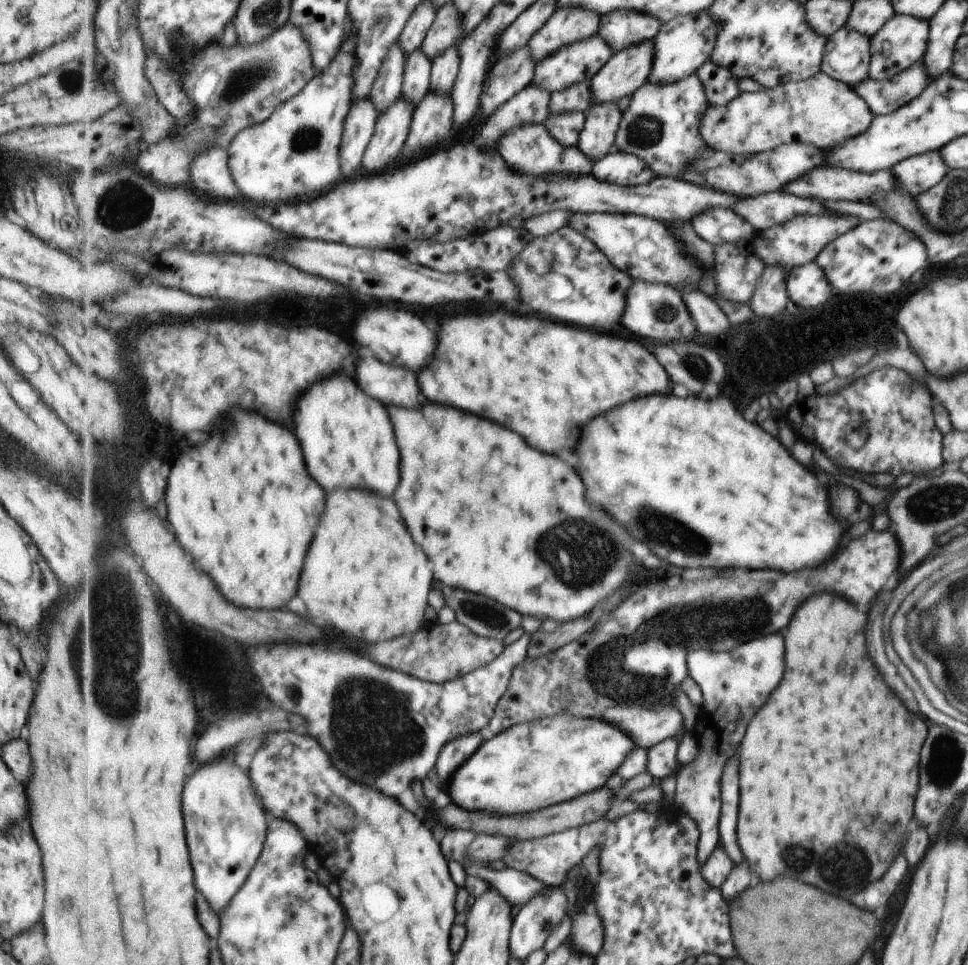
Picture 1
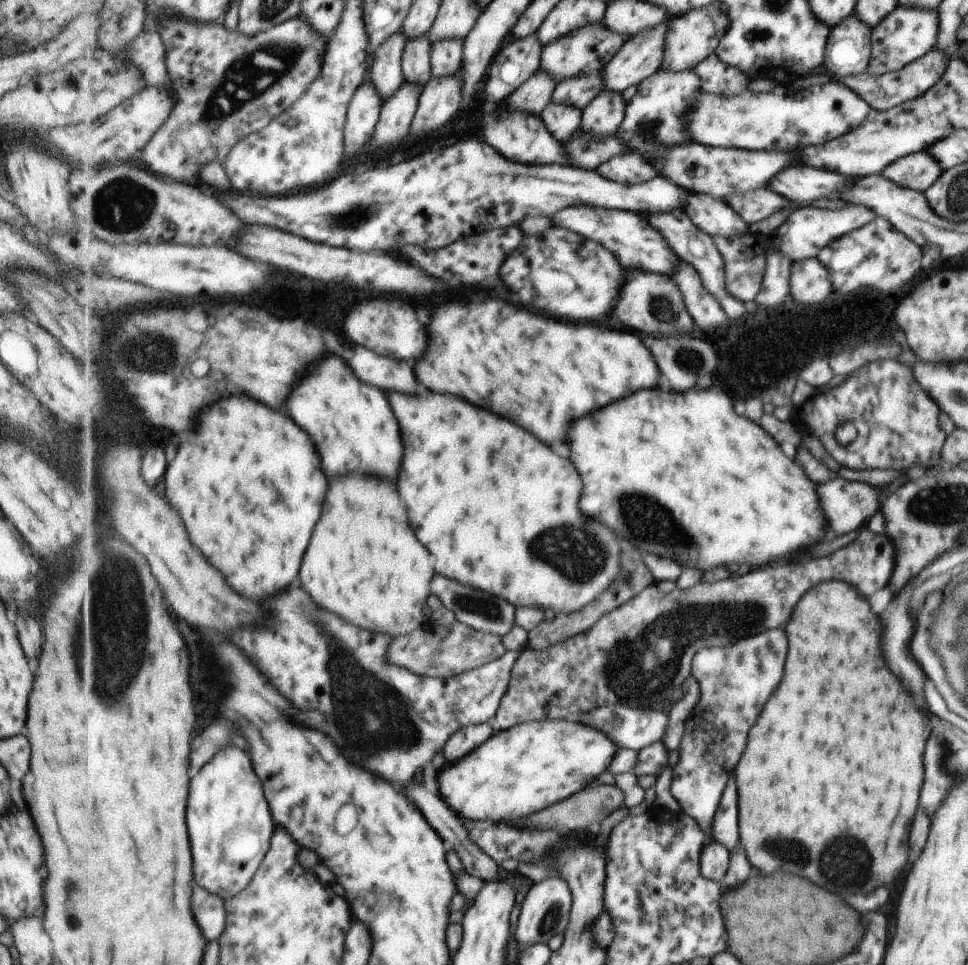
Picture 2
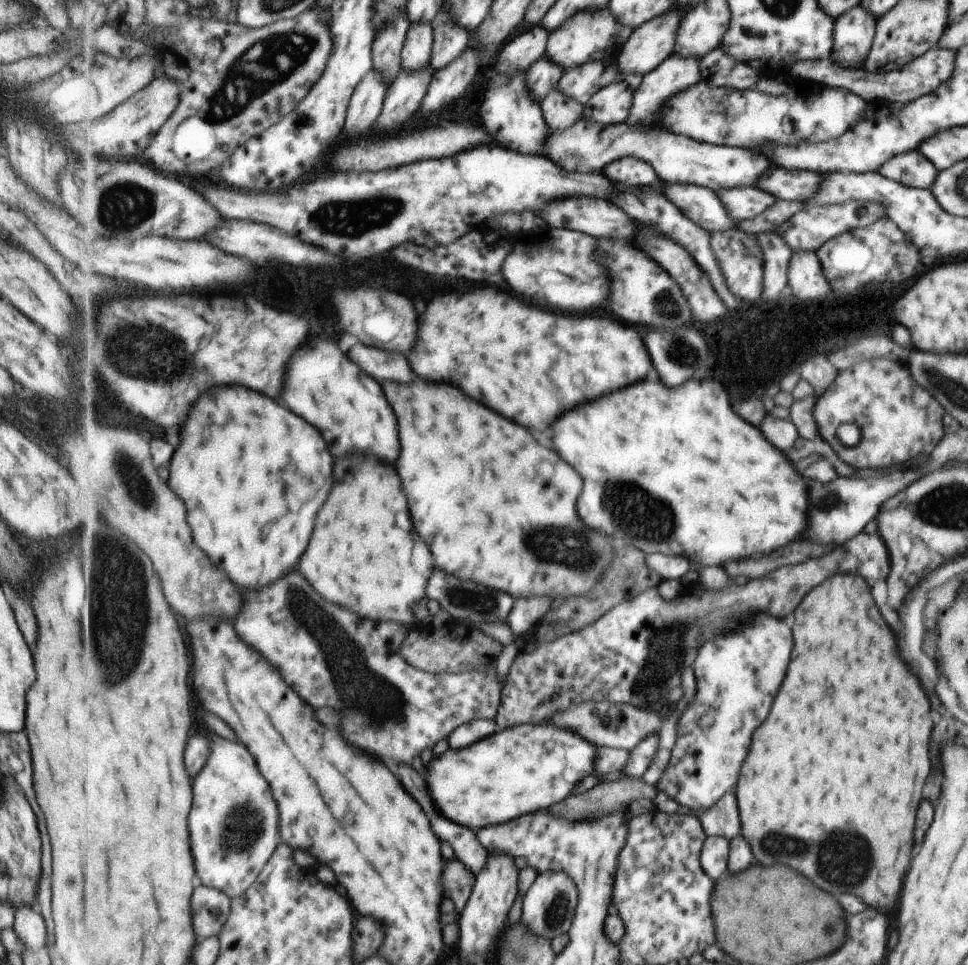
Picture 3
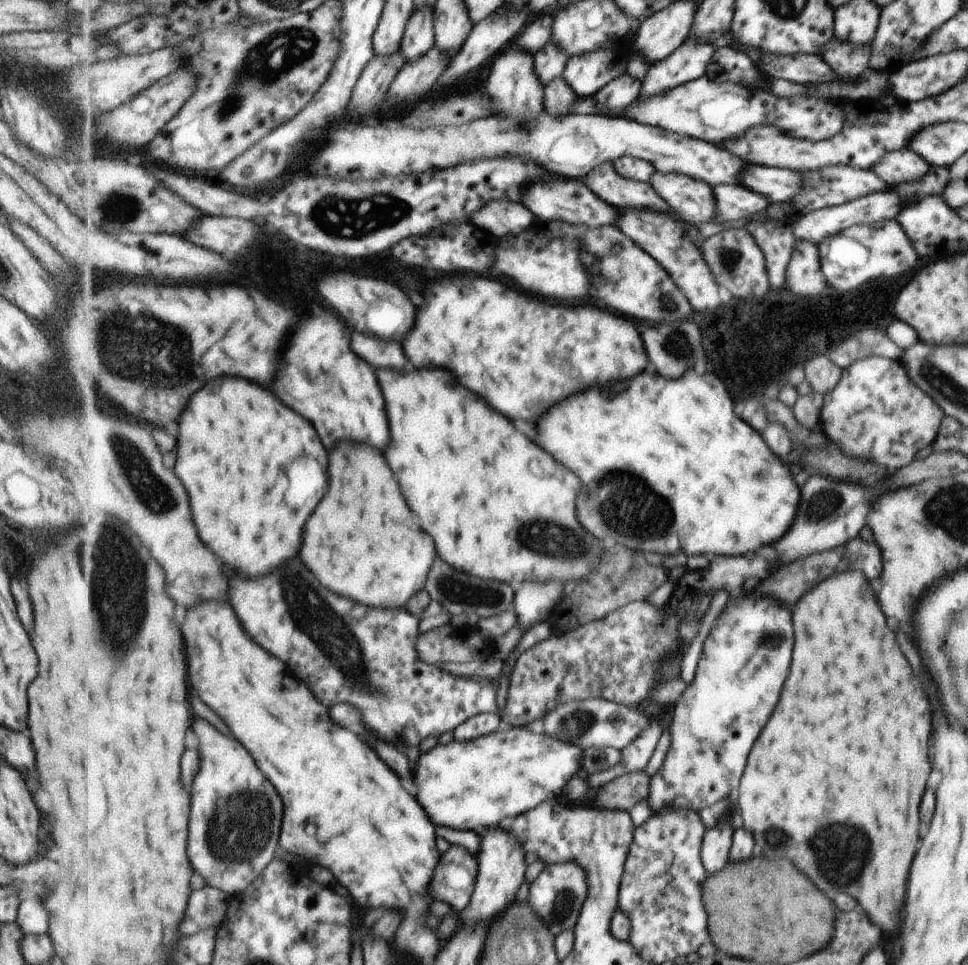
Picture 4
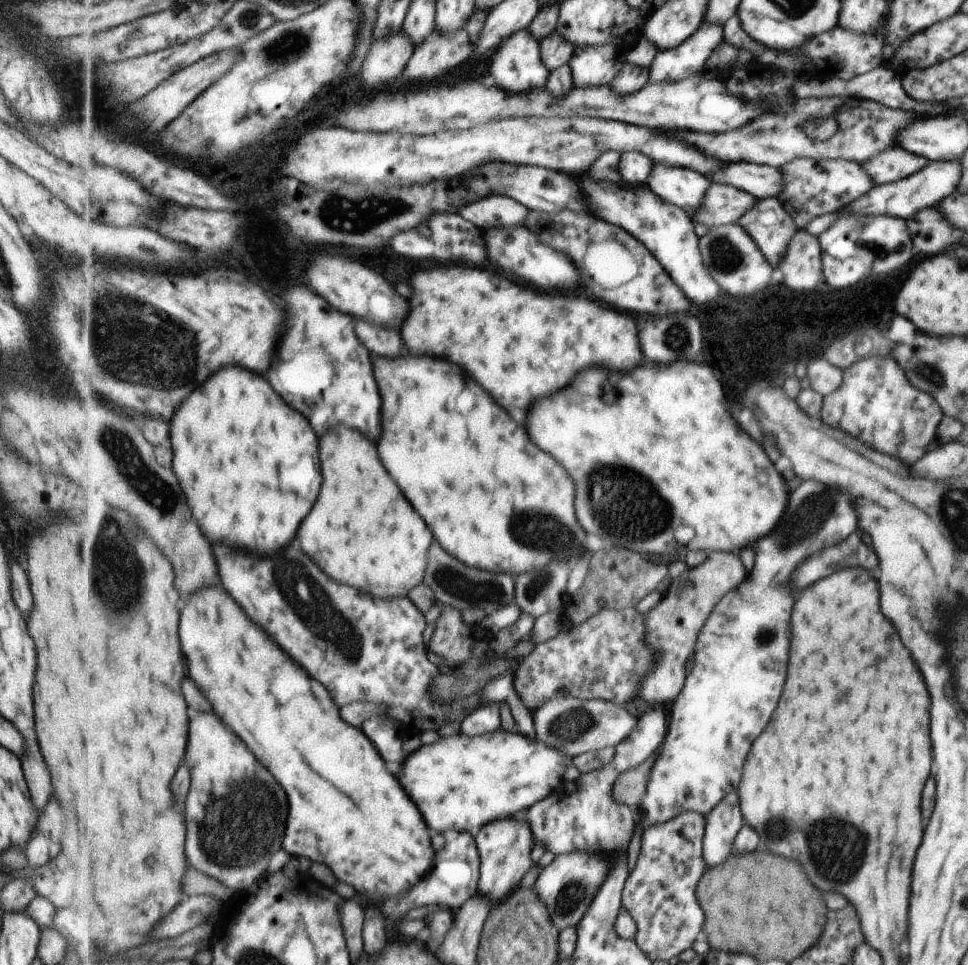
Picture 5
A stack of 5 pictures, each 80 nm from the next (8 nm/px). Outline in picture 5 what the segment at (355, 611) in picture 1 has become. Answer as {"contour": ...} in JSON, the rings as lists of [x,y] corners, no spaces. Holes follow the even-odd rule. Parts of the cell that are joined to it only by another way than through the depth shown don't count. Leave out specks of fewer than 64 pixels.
{"contour":[[[333,426],[327,430],[327,434],[323,436],[323,446],[321,446],[321,454],[323,454],[323,490],[319,494],[319,502],[315,502],[315,510],[311,510],[311,514],[307,516],[307,522],[303,522],[303,530],[299,530],[299,542],[303,546],[303,550],[335,580],[351,584],[355,588],[361,588],[373,596],[379,598],[393,598],[393,596],[405,596],[411,588],[415,588],[419,582],[424,582],[425,568],[429,565],[429,546],[433,542],[433,530],[429,528],[429,524],[423,520],[423,516],[419,516],[419,512],[413,508],[413,504],[405,498],[405,494],[401,492],[401,488],[397,486],[397,482],[391,478],[391,474],[387,472],[387,468],[383,466],[381,458],[379,458],[379,450],[377,444],[371,442],[369,438],[365,438],[361,432],[351,430],[347,426]]]}

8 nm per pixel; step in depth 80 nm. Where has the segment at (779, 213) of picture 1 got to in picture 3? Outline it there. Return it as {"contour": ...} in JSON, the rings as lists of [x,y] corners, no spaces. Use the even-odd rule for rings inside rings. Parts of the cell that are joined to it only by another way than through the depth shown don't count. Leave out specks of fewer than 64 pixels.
{"contour":[[[755,186],[723,189],[717,192],[735,221],[749,220],[769,208],[775,198]]]}

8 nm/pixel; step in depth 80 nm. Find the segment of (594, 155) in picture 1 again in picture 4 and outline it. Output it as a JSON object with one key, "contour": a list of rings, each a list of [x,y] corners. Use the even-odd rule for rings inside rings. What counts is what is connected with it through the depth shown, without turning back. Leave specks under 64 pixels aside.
{"contour":[[[623,74],[621,78],[616,78],[602,88],[595,98],[602,109],[607,106],[607,110],[611,112],[623,112],[631,104],[631,100],[641,94],[643,83],[644,81],[637,80],[630,74]]]}

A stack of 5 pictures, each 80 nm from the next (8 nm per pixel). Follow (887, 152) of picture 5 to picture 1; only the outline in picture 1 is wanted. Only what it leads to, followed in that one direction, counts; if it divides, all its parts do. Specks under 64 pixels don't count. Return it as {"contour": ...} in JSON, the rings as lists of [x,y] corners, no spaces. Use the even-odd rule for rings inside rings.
{"contour":[[[937,151],[916,154],[905,160],[907,162],[891,167],[891,172],[897,176],[899,190],[907,192],[912,198],[937,185],[949,170],[941,162],[943,158]]]}

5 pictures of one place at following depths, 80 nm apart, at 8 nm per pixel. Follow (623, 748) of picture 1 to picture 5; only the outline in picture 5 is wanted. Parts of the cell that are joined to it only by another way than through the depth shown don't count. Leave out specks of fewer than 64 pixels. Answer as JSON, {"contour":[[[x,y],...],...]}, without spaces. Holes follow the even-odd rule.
{"contour":[[[499,729],[498,732],[467,736],[465,733],[455,733],[454,735],[440,737],[433,746],[422,745],[417,752],[413,752],[403,768],[401,768],[401,782],[407,794],[419,802],[423,810],[423,818],[427,818],[427,824],[435,828],[437,832],[447,832],[447,830],[457,830],[457,832],[471,832],[477,836],[477,828],[490,824],[491,820],[505,818],[505,816],[515,816],[509,812],[523,812],[529,810],[531,804],[547,798],[553,790],[562,790],[563,772],[565,766],[570,763],[566,756],[540,743],[538,740],[531,742],[529,738],[519,731],[512,733]]]}

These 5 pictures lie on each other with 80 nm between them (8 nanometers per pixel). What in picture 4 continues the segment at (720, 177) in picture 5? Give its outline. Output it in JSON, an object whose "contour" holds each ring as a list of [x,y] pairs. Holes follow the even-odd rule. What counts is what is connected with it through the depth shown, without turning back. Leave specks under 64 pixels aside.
{"contour":[[[748,164],[740,184],[755,194],[763,195],[770,203],[788,201],[802,185],[799,172],[791,169]]]}

